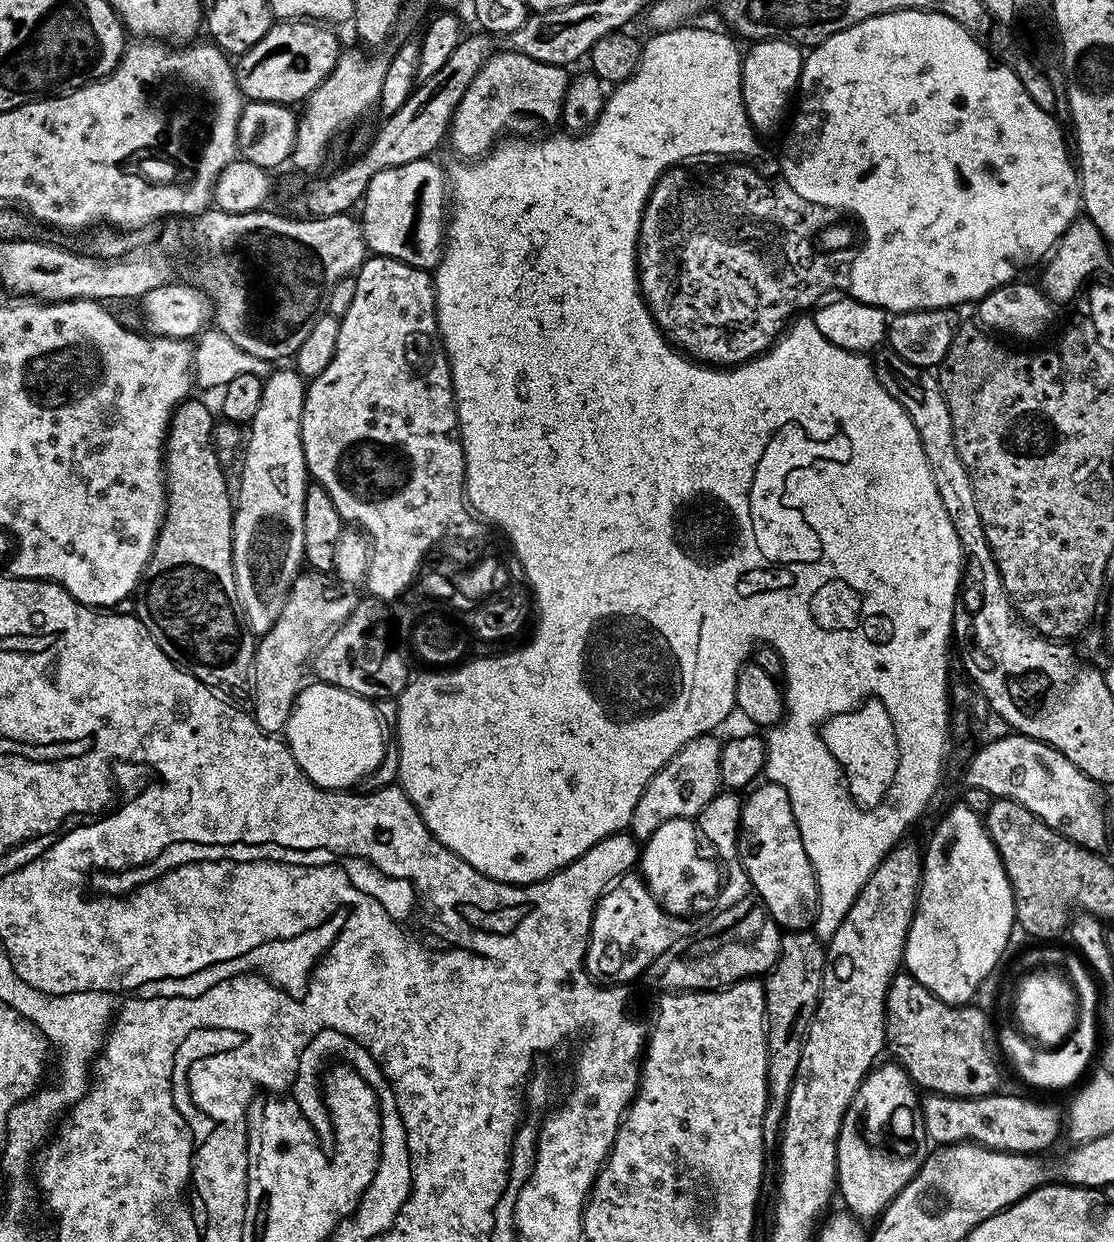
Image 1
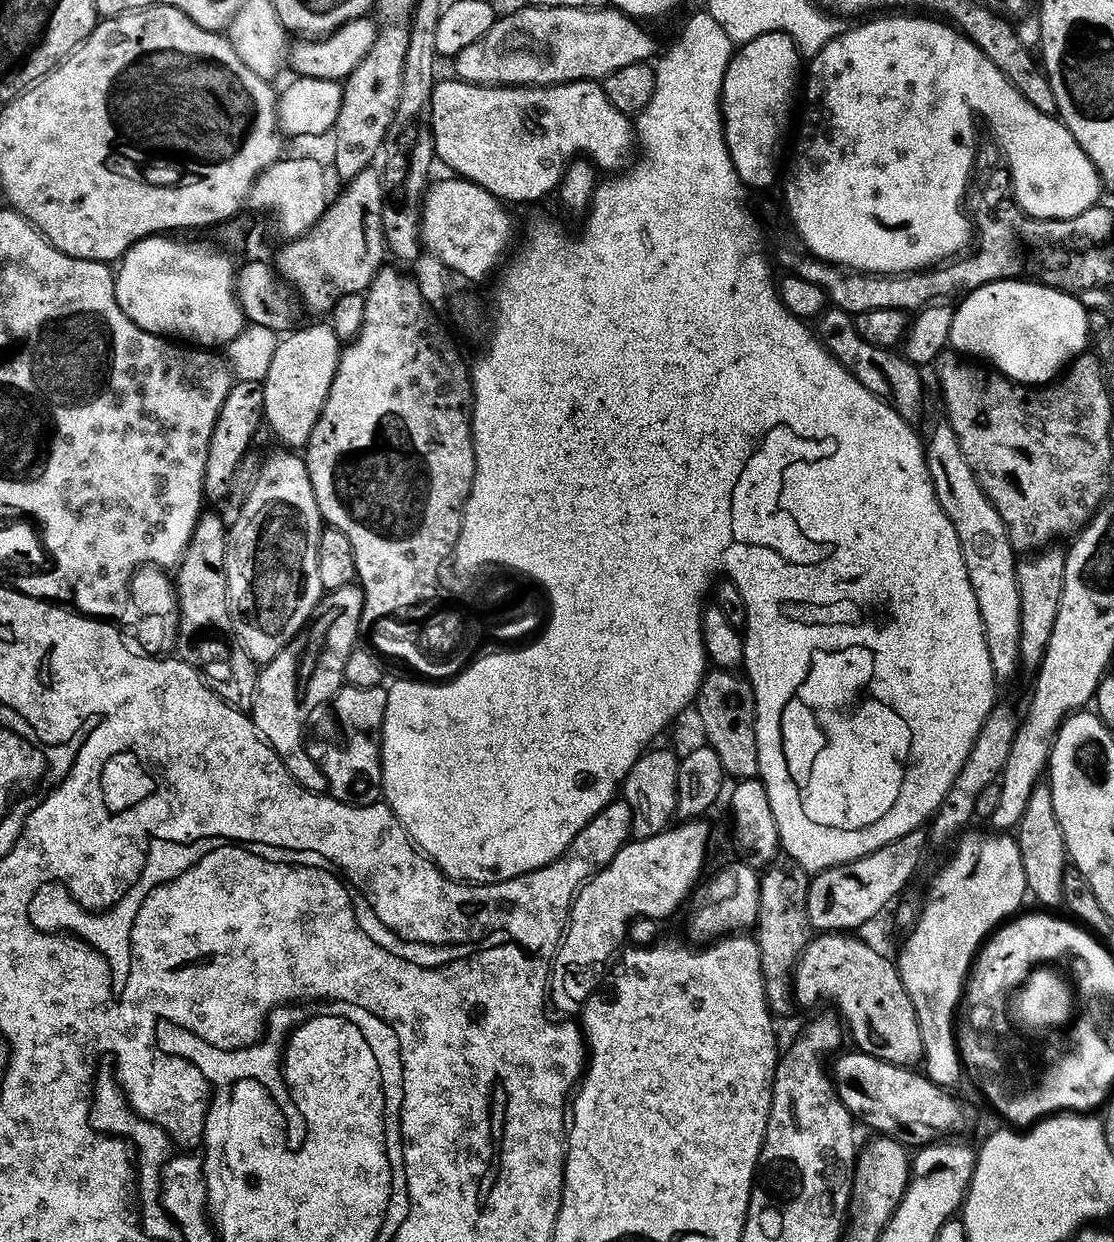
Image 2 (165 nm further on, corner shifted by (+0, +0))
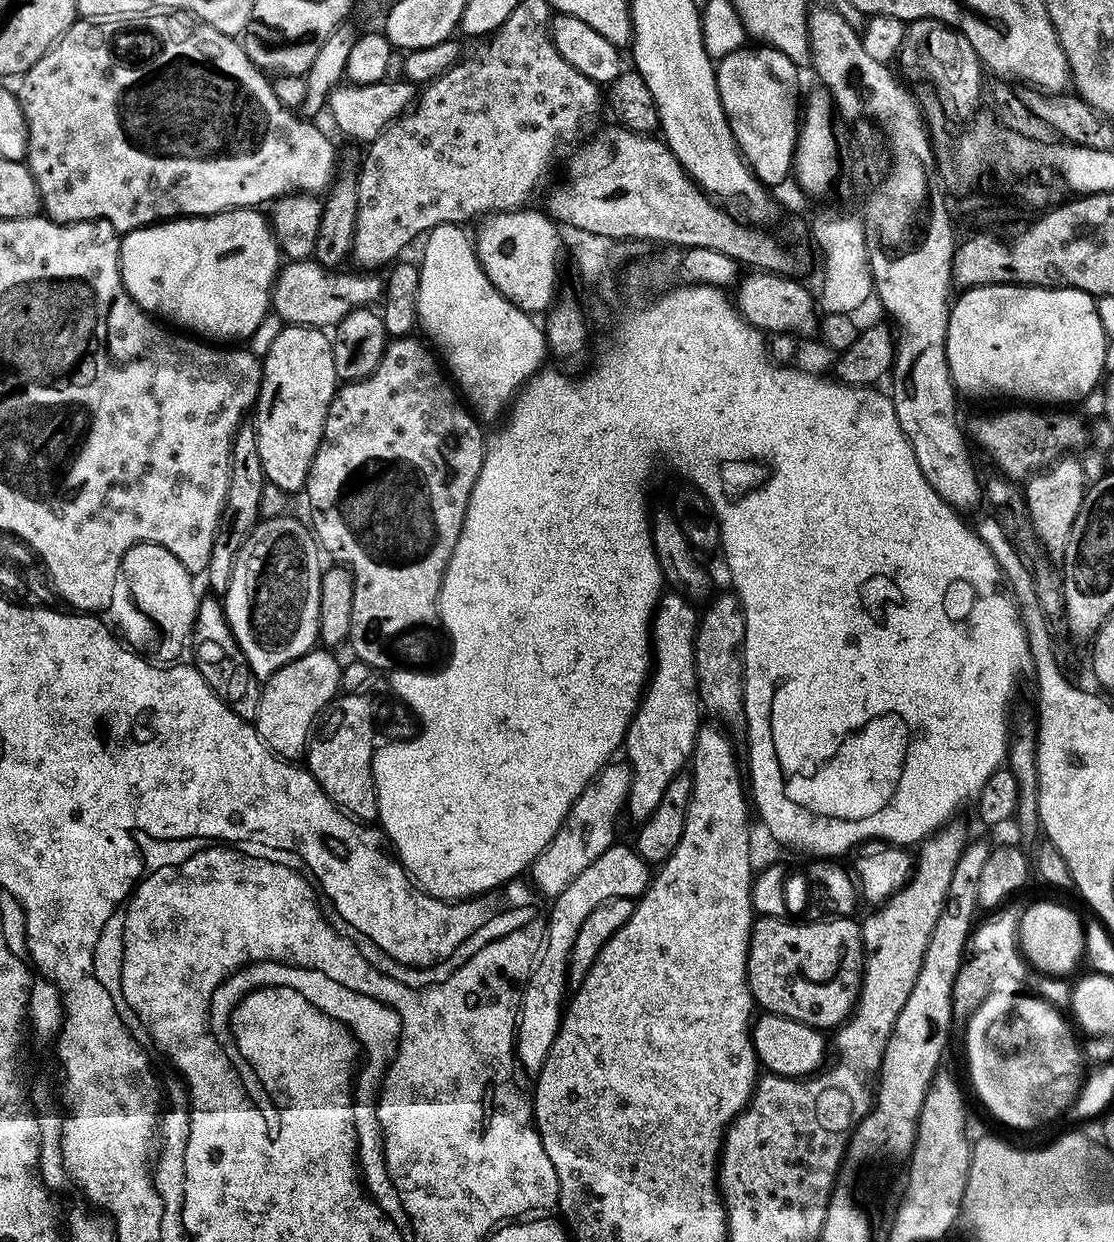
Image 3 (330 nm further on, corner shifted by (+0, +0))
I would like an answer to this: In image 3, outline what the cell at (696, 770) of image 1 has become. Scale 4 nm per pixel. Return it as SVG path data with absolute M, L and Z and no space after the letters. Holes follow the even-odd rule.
M609 762L601 768L600 773L590 781L578 794L574 806L568 811L564 825L554 834L550 846L538 854L530 869L530 883L537 893L544 898L554 898L594 862L611 844L617 843L616 823L620 812L625 811L628 791L632 785L632 769L627 763Z

